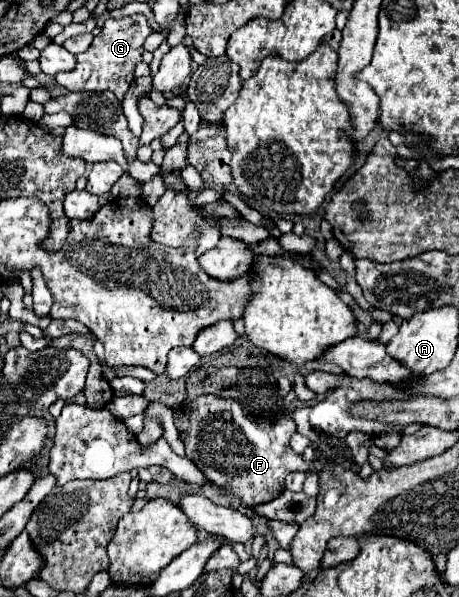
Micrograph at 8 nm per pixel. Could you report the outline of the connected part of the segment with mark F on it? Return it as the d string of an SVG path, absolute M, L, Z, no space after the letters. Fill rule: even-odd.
M201 395L191 405L187 405L187 407L181 405L179 411L175 411L175 425L185 441L187 457L193 459L193 463L197 463L197 467L201 467L201 471L205 471L205 477L211 479L211 483L215 483L221 489L229 489L235 495L235 499L239 499L245 507L251 507L257 503L267 503L269 499L275 499L285 489L283 481L285 481L287 473L309 471L303 457L297 455L289 447L289 439L297 431L293 419L281 419L275 423L255 419L235 399Z

